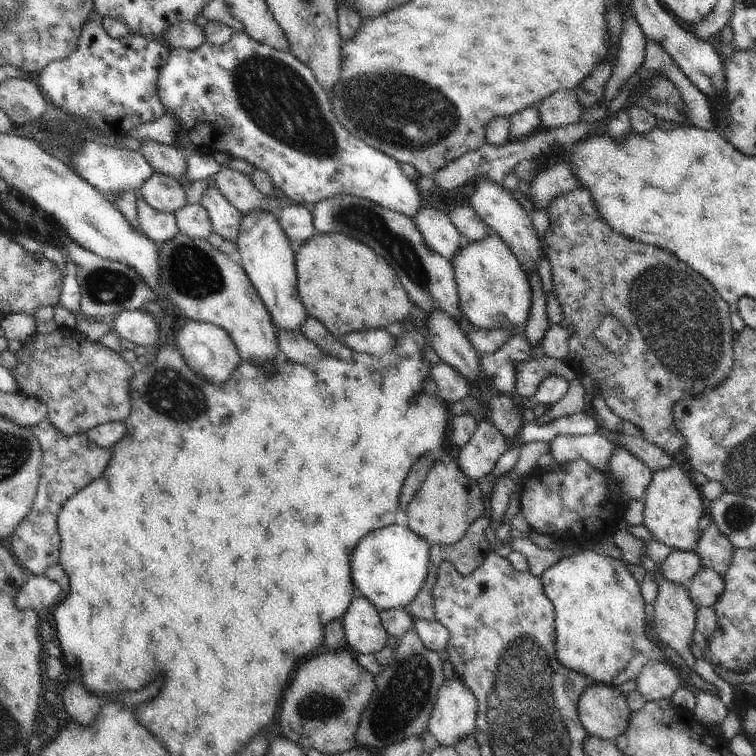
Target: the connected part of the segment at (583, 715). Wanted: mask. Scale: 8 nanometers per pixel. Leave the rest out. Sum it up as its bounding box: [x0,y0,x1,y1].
[578,682,632,741]

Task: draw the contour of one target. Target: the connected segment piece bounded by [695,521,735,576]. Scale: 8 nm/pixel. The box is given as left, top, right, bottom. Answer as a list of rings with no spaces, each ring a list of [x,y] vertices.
[[[714,521],[701,533],[695,550],[700,555],[704,567],[718,571],[722,576],[725,575],[732,555],[735,554],[730,539],[722,534]]]

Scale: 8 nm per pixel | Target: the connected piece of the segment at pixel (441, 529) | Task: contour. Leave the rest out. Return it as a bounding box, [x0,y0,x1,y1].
[405,455,484,545]

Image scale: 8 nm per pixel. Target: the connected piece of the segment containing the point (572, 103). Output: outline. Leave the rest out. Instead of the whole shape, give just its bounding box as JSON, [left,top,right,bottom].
[538,89,583,128]

